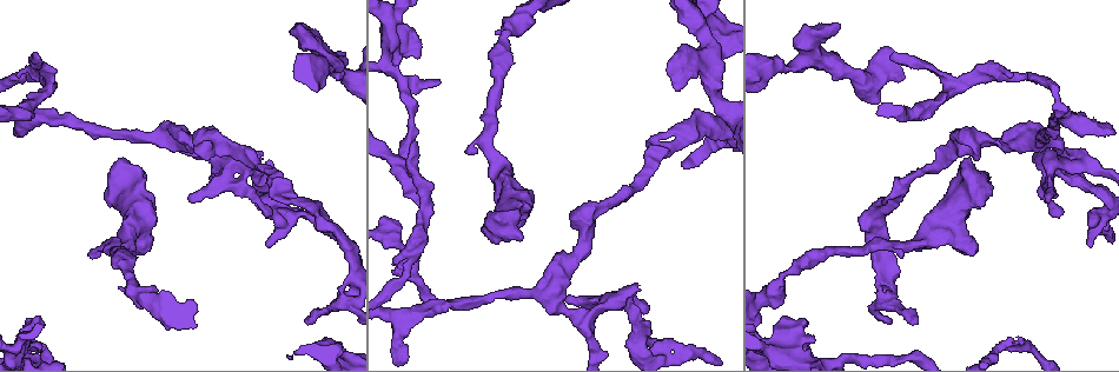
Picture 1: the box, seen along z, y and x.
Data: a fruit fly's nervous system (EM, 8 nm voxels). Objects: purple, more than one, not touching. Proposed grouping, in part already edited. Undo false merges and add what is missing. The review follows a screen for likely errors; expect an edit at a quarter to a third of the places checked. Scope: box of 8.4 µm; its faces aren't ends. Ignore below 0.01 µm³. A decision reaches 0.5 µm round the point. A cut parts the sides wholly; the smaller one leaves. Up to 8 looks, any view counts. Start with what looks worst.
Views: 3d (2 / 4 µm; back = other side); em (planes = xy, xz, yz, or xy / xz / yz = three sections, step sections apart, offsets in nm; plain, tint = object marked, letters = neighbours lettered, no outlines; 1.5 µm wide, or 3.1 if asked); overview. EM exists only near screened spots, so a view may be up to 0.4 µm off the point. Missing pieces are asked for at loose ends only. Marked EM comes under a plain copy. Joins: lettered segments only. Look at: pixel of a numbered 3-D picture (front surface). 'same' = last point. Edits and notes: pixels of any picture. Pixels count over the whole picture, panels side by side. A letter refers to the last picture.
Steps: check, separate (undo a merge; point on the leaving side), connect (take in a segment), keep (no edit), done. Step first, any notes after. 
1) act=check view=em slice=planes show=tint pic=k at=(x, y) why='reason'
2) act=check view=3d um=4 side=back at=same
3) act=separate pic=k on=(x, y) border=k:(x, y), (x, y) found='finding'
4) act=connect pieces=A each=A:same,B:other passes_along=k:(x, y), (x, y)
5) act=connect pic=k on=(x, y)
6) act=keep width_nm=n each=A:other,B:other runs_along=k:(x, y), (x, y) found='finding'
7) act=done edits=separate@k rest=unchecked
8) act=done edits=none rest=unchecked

act=check view=3d um=4 side=back pic=1 at=(306, 322) why='branch stops here'

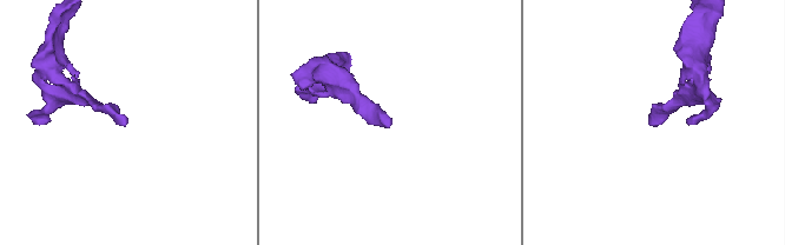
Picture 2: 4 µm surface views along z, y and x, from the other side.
act=check view=em slice=xy step=8 show=letters pic=2 at=(387, 126)

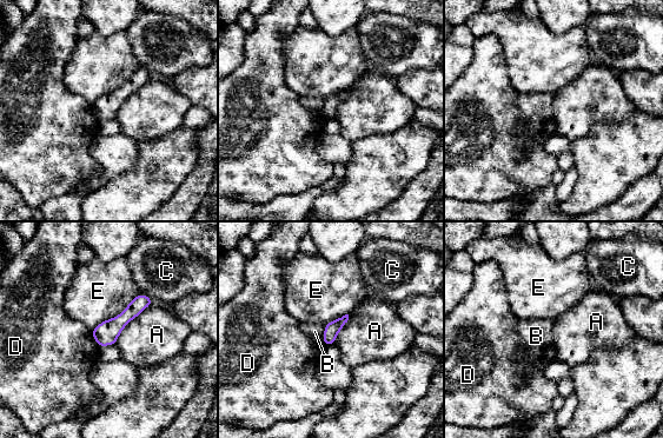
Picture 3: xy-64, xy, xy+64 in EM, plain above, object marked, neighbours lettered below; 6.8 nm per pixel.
act=check view=em slice=planes show=letters at=same why='cut it another way'

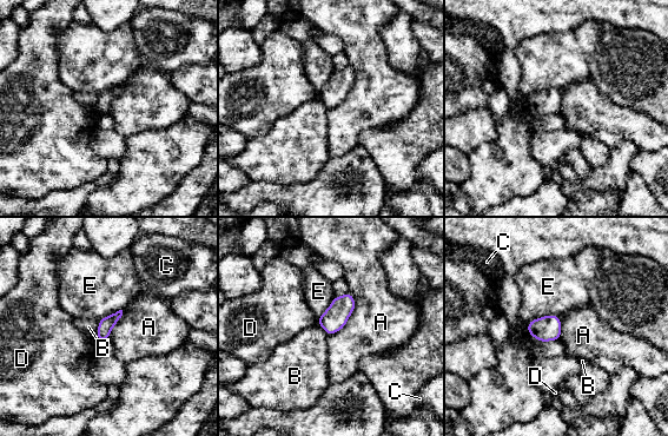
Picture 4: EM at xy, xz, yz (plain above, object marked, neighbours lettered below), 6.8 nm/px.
act=keep longest_contact=A:340nm each=A:other,B:other,C:other,D:other,E:other border=4:(349, 291), (355, 309), (328, 336) found='none of them fits'

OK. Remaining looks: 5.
act=check view=em slice=planes show=letters pic=1 at=(91, 256) why='an open end'

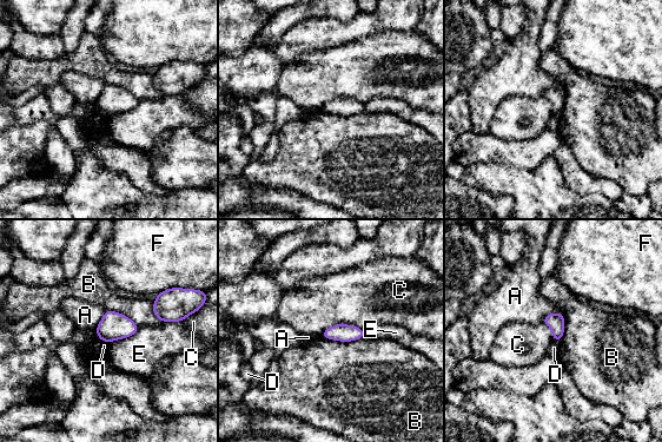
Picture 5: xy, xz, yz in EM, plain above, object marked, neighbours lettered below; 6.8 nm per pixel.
act=keep longest_contact=C:300nm each=A:other,B:other,C:other,D:other,E:other,F:other border=5:(363, 328), (332, 324), (320, 335) found='none of them fits'

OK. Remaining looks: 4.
act=check view=3d um=4 pic=1 at=(128, 272) why='thin neck'

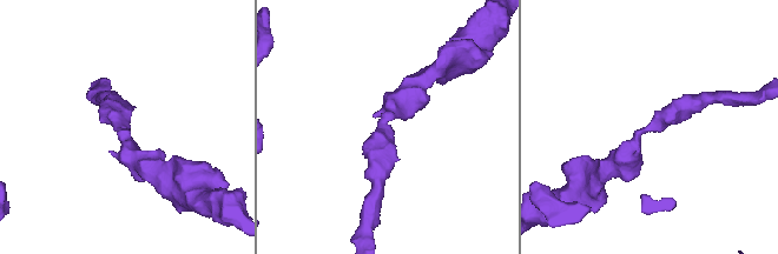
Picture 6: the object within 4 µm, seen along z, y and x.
act=check view=em slice=xy step=4 show=tint pic=6 at=(641, 132) arm_widths_nm=300,360

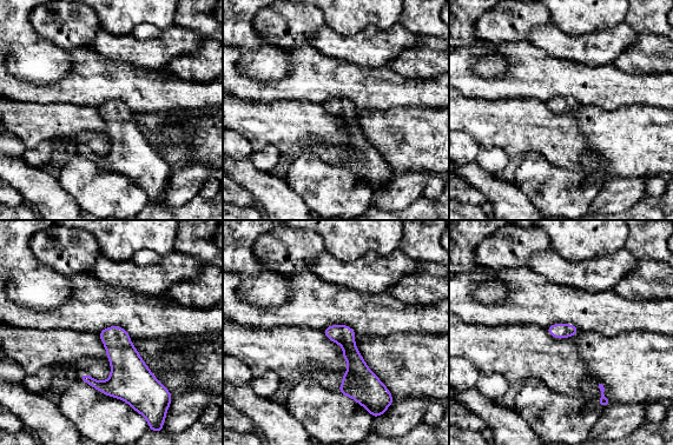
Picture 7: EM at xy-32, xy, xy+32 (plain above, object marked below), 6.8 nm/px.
act=check view=em slice=planes show=letters at=same why='cut it another way'

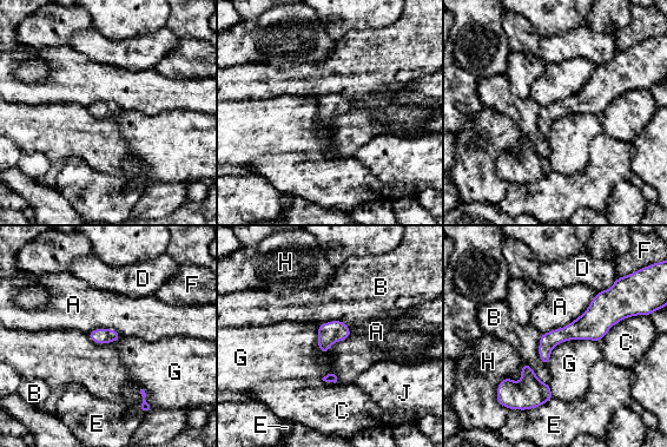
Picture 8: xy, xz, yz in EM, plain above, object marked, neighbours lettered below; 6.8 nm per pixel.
act=keep each=A:other,B:other,C:other,D:other,E:other,F:other,G:other,H:other,J:other runs_along=8:(622, 314), (557, 335), (545, 360) found='all the same neuron'

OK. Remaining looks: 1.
act=done edits=none rest=unchecked

